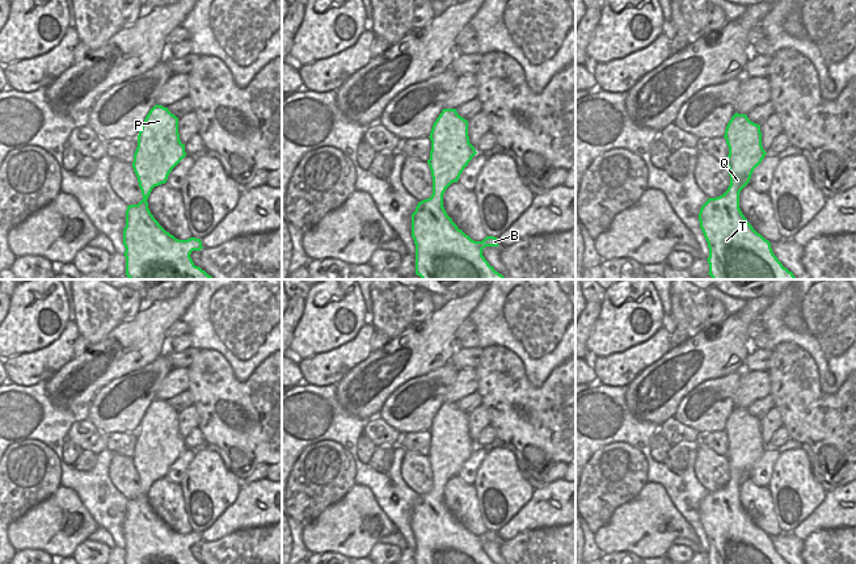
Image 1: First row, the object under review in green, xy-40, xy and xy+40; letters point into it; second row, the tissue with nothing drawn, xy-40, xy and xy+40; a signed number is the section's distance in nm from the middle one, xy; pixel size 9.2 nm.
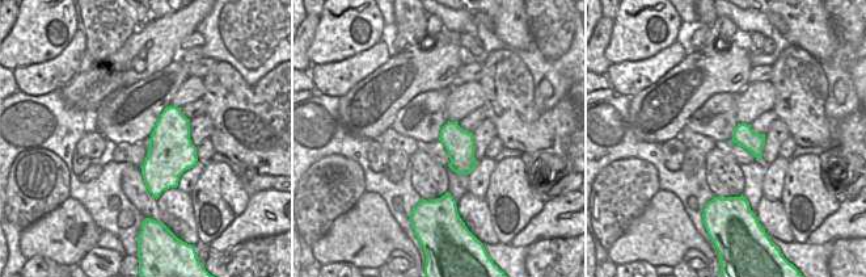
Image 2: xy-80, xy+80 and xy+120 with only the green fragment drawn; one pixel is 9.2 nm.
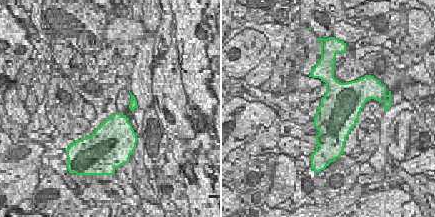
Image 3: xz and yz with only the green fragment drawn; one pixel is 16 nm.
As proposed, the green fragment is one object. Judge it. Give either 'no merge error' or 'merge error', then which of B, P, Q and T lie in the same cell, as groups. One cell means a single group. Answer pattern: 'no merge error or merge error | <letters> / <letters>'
no merge error | B P Q T

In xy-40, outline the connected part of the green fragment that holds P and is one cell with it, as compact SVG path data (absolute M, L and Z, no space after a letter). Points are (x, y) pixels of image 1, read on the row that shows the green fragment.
M155 105L147 114L138 135L138 147L134 153L132 168L138 177L143 199L130 205L126 210L123 245L126 248L126 275L130 279L214 279L199 266L195 266L190 254L201 251L201 239L178 240L166 232L148 209L148 197L155 186L165 184L172 169L186 156L185 144L180 140L178 118L168 108Z

